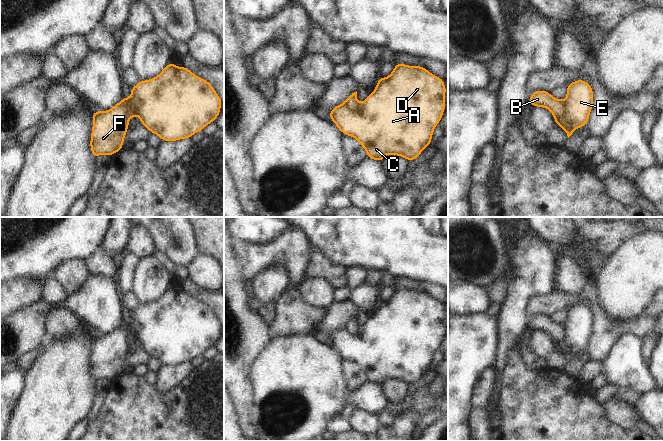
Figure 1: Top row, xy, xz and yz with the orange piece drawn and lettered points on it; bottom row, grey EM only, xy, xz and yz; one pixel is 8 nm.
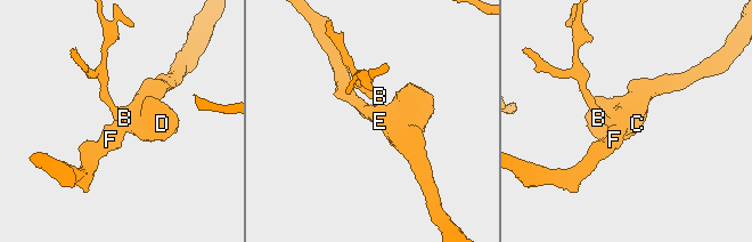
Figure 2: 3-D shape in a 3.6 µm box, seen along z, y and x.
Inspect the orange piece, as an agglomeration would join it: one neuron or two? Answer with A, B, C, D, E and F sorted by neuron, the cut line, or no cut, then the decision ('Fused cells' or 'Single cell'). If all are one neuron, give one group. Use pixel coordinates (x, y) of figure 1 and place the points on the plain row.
Groups: A C D E F / B. Split along yz (562, 324), (565, 330), (565, 340), (556, 348). Fused cells

